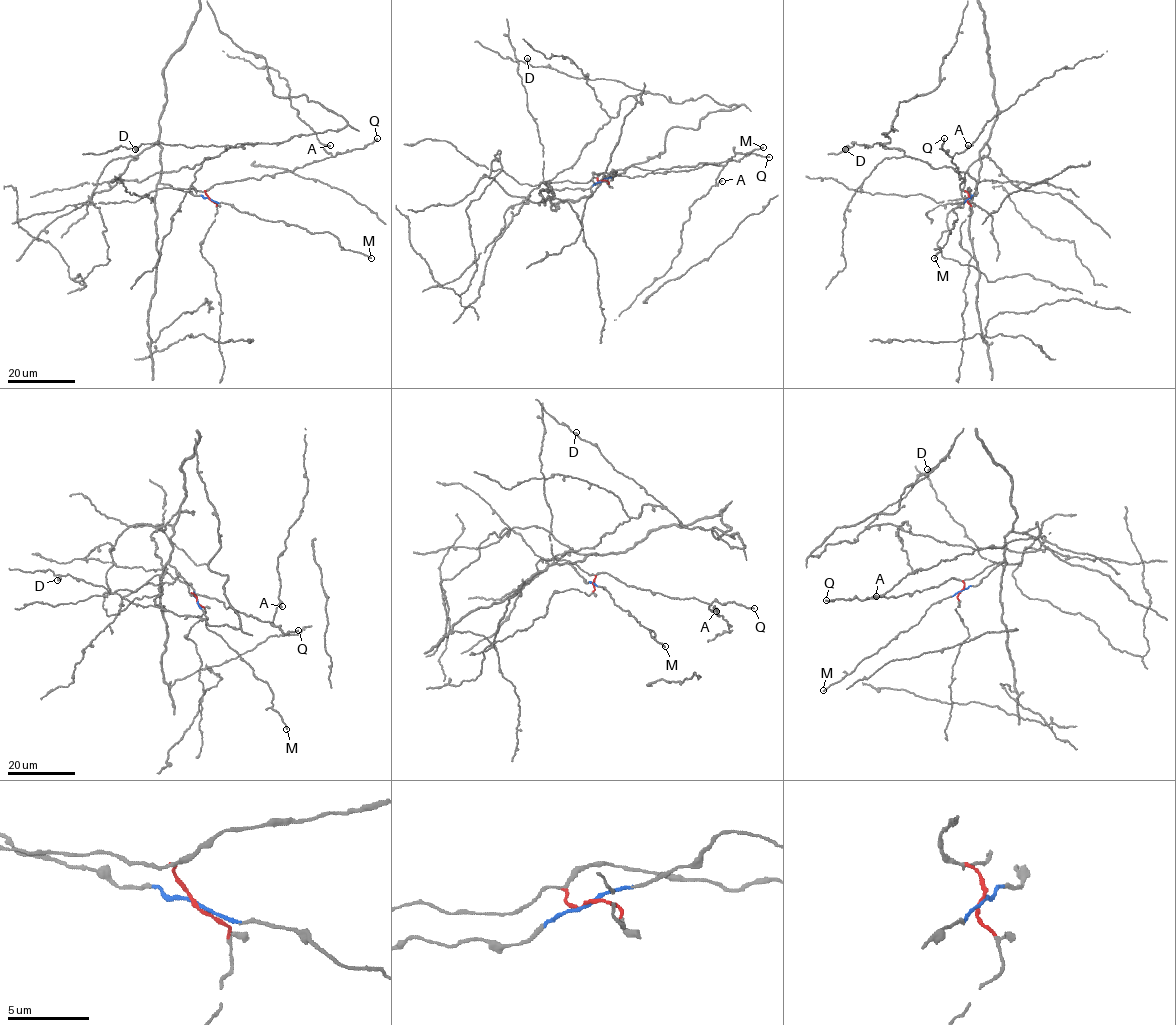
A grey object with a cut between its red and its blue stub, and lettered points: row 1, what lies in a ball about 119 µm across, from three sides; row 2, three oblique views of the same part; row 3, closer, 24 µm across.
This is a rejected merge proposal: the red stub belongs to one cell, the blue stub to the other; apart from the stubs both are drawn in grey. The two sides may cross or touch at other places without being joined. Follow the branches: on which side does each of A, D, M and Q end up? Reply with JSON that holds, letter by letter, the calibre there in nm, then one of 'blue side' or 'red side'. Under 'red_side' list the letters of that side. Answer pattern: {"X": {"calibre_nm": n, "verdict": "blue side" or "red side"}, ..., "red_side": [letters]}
{"A": {"calibre_nm": 280, "verdict": "red side"}, "D": {"calibre_nm": 480, "verdict": "blue side"}, "M": {"calibre_nm": 220, "verdict": "blue side"}, "Q": {"calibre_nm": 180, "verdict": "red side"}, "red_side": ["A", "Q"]}

